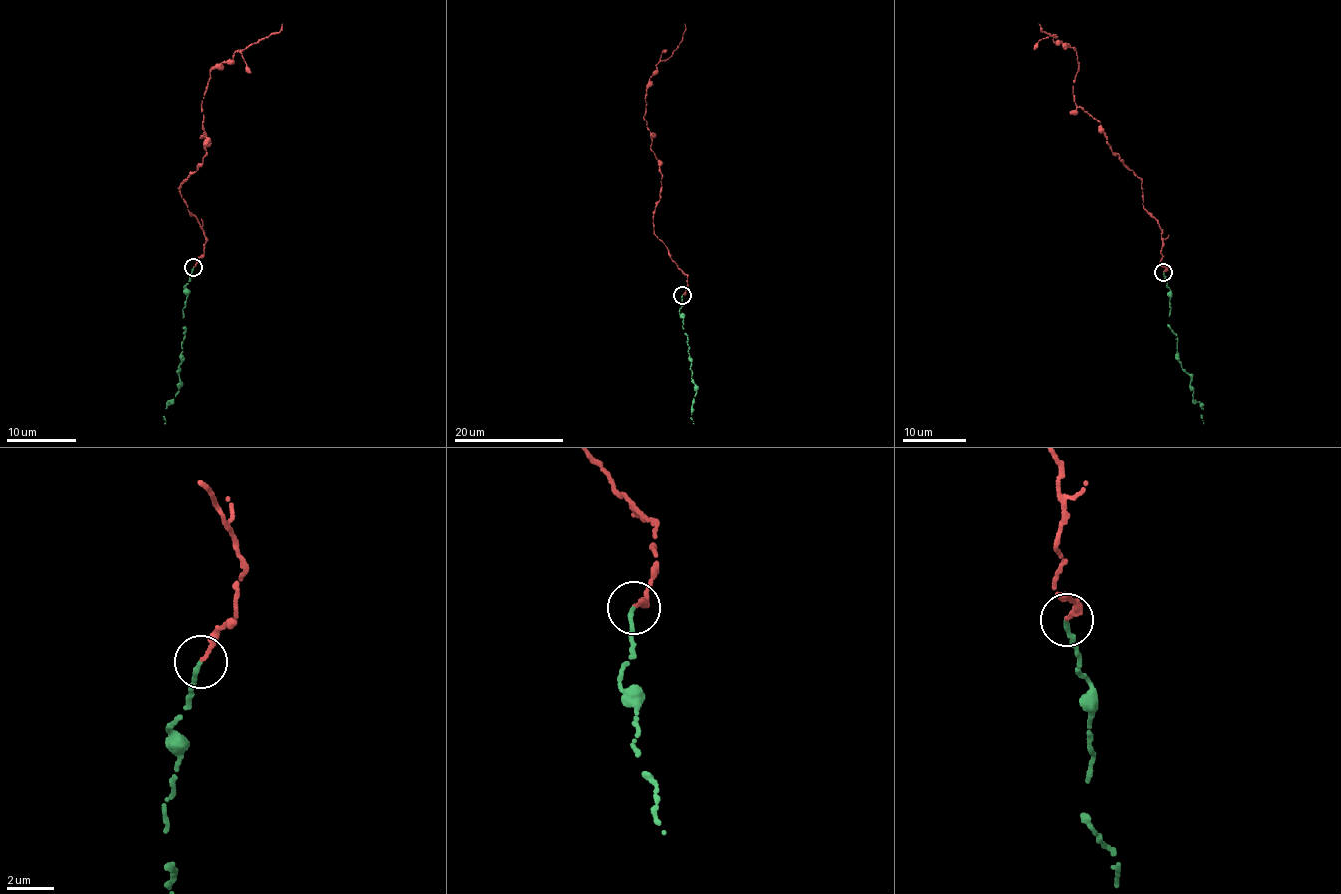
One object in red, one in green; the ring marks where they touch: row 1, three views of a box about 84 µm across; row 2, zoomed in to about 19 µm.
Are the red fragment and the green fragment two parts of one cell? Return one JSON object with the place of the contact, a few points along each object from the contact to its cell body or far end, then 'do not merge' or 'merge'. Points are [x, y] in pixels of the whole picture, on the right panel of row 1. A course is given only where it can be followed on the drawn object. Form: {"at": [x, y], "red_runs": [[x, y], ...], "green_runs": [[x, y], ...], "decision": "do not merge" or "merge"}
{"at": [1163, 272], "red_runs": [[1163, 271], [1162, 230], [1143, 207], [1141, 179], [1111, 151], [1100, 122], [1074, 102], [1075, 49], [1039, 24]], "green_runs": [[1163, 272], [1170, 288], [1170, 326], [1178, 337], [1177, 359], [1191, 377], [1192, 398], [1199, 402], [1204, 422]], "decision": "merge"}

